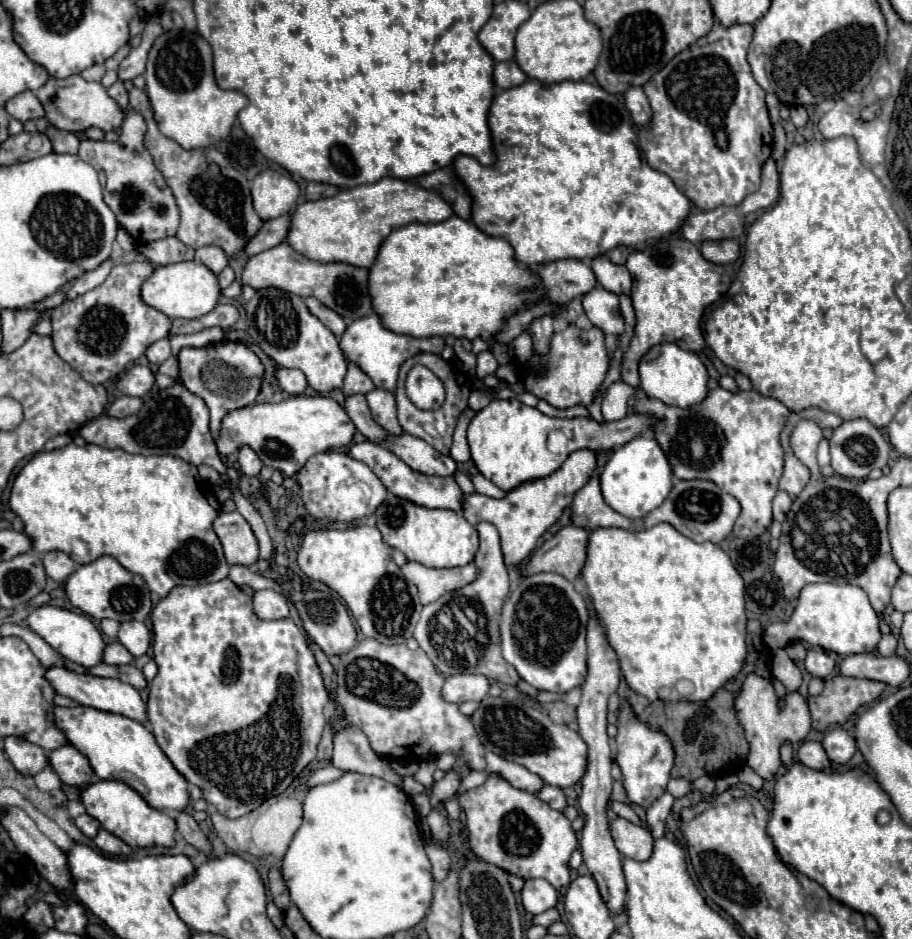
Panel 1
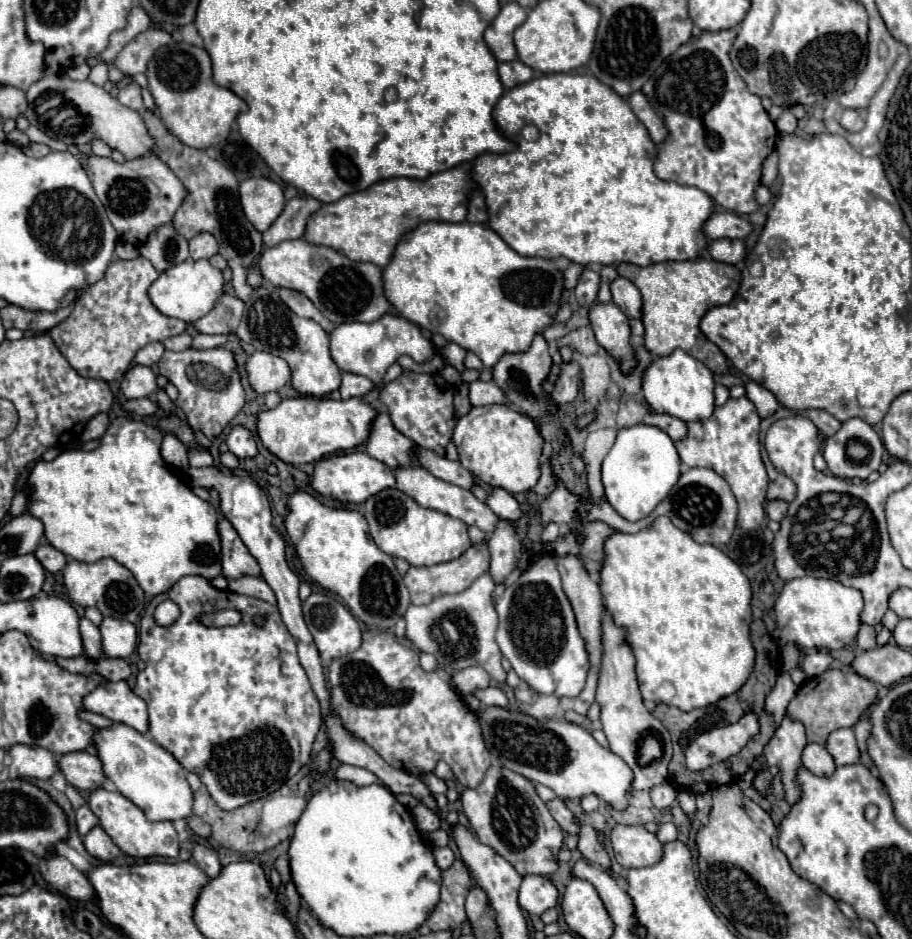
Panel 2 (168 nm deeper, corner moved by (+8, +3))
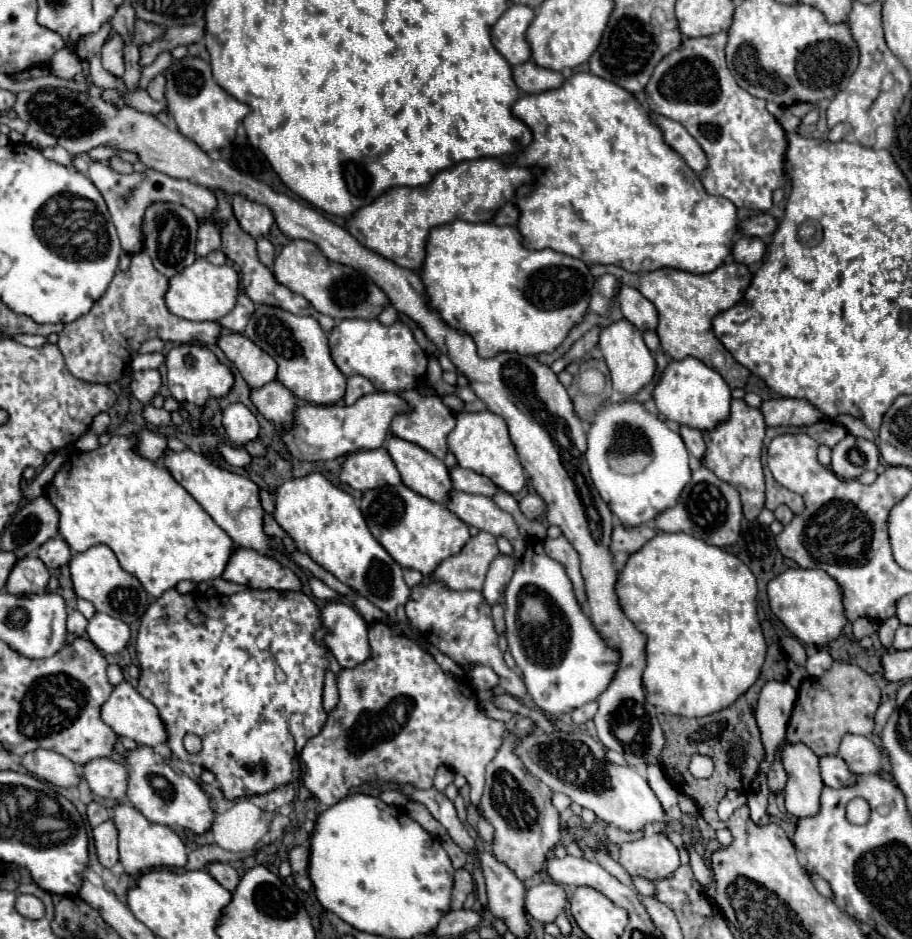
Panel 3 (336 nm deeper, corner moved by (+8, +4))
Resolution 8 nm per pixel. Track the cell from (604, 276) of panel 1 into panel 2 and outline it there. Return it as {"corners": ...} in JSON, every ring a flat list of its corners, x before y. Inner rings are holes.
{"corners":[[617,278,611,284,611,294,613,294,613,302,621,308,621,312,625,312,627,318,641,318,641,292,625,278]]}

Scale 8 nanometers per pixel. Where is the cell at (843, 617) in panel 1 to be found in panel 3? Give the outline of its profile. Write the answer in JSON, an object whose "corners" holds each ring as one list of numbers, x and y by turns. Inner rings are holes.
{"corners":[[787,569,769,581,767,595,771,611,801,643,813,643,817,647,827,645,835,641,847,625,843,591,839,583,821,569]]}

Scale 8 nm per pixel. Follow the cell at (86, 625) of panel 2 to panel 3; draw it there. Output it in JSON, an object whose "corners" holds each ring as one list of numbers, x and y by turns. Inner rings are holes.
{"corners":[[73,611,67,617,67,629,69,629,69,633,75,633,77,637,83,637,85,631,87,631,87,619,79,611]]}

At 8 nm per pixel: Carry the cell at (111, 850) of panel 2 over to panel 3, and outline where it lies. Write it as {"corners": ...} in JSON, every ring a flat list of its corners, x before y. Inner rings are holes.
{"corners":[[105,821,97,827,93,827,93,841,95,841,95,851,97,859,103,867,113,867,119,861,119,851,117,851,117,829,113,821]]}

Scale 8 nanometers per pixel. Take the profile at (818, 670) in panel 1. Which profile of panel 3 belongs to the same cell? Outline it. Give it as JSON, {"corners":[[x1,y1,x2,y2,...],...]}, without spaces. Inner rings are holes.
{"corners":[[817,651,815,655,811,655,807,659,807,665,805,667,807,667,807,673,809,675,819,677,819,675,823,675,831,667,831,663,833,663,833,657,827,651]]}

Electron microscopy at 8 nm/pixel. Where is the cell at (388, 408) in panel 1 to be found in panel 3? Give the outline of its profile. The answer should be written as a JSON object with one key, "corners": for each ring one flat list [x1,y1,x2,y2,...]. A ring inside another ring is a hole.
{"corners":[[395,435,387,437,385,449,389,451,395,467,401,473,403,483,409,489,437,503,447,501,451,491,451,479,449,469,441,459,421,449,419,445,399,439]]}

